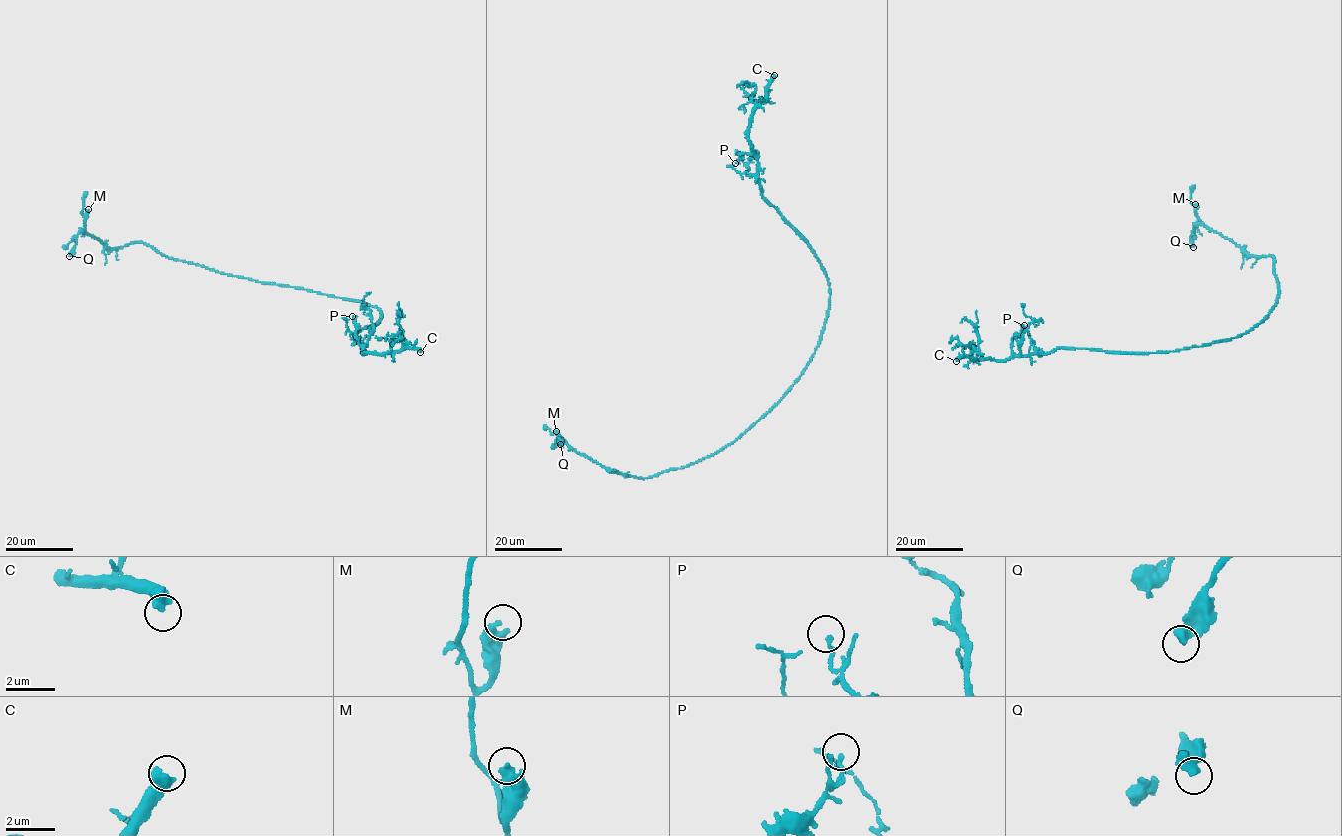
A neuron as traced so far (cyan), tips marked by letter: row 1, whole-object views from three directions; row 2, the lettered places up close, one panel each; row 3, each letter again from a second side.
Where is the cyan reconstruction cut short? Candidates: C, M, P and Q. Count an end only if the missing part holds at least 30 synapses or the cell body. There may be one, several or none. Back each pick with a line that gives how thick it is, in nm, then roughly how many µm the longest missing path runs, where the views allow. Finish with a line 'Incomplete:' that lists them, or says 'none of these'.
C: 500 nm thick; about 60 µm are missing
Incomplete: C

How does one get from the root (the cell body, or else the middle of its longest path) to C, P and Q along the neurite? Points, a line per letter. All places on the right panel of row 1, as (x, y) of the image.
C: (1234, 337), (1171, 352), (1133, 353), (1061, 347), (1007, 360), (974, 361), (966, 356), (956, 361)
P: (1234, 337), (1171, 352), (1061, 347), (1017, 355), (1011, 350), (1012, 339), (1024, 325)
Q: (1234, 337), (1251, 330), (1276, 303), (1278, 287), (1273, 257), (1251, 255), (1203, 225), (1193, 228), (1193, 247)

